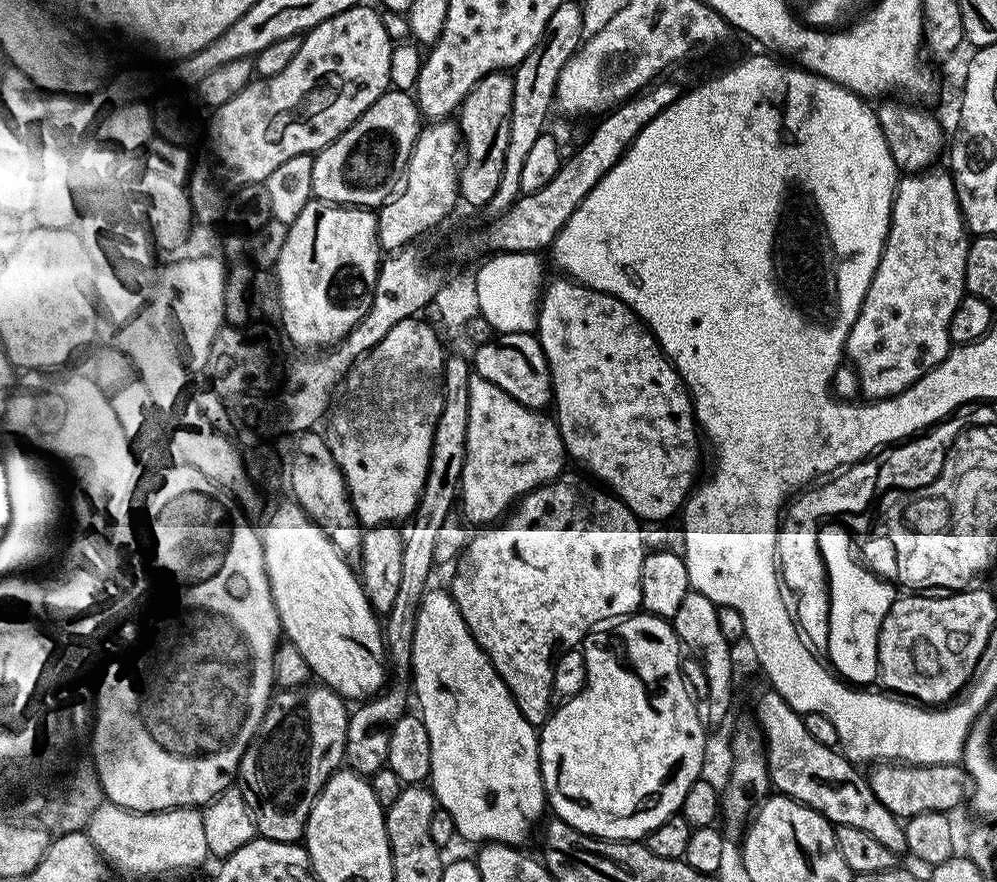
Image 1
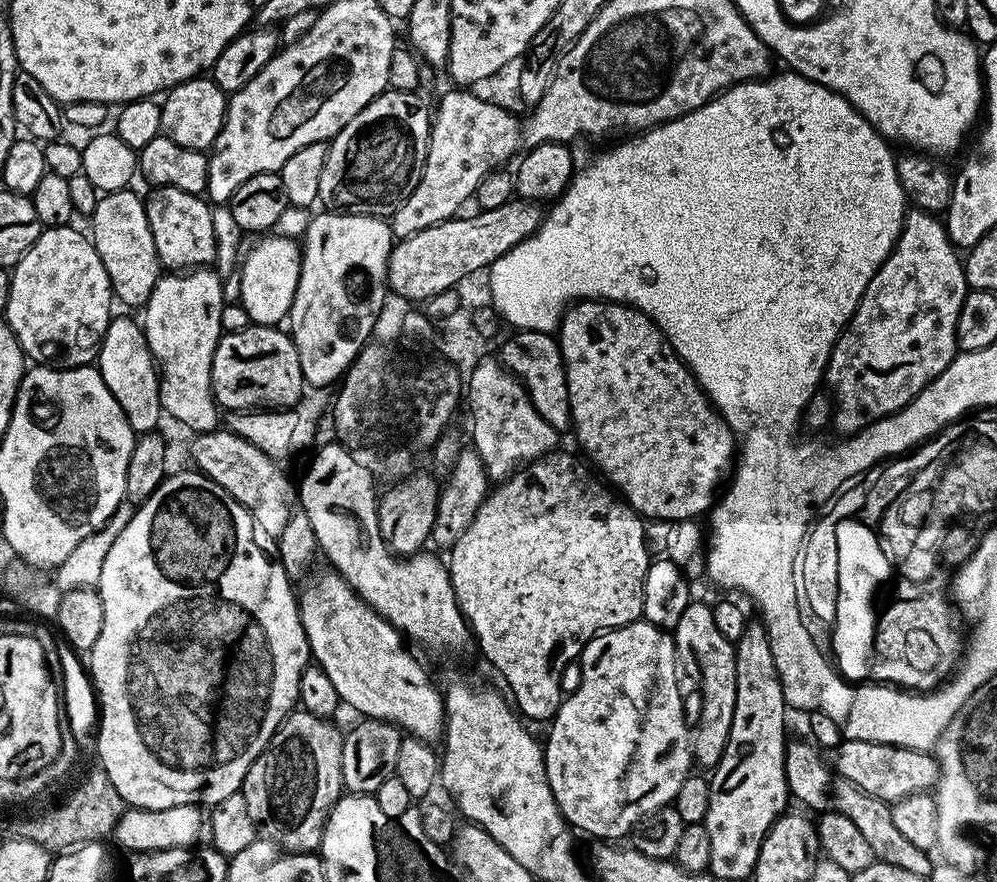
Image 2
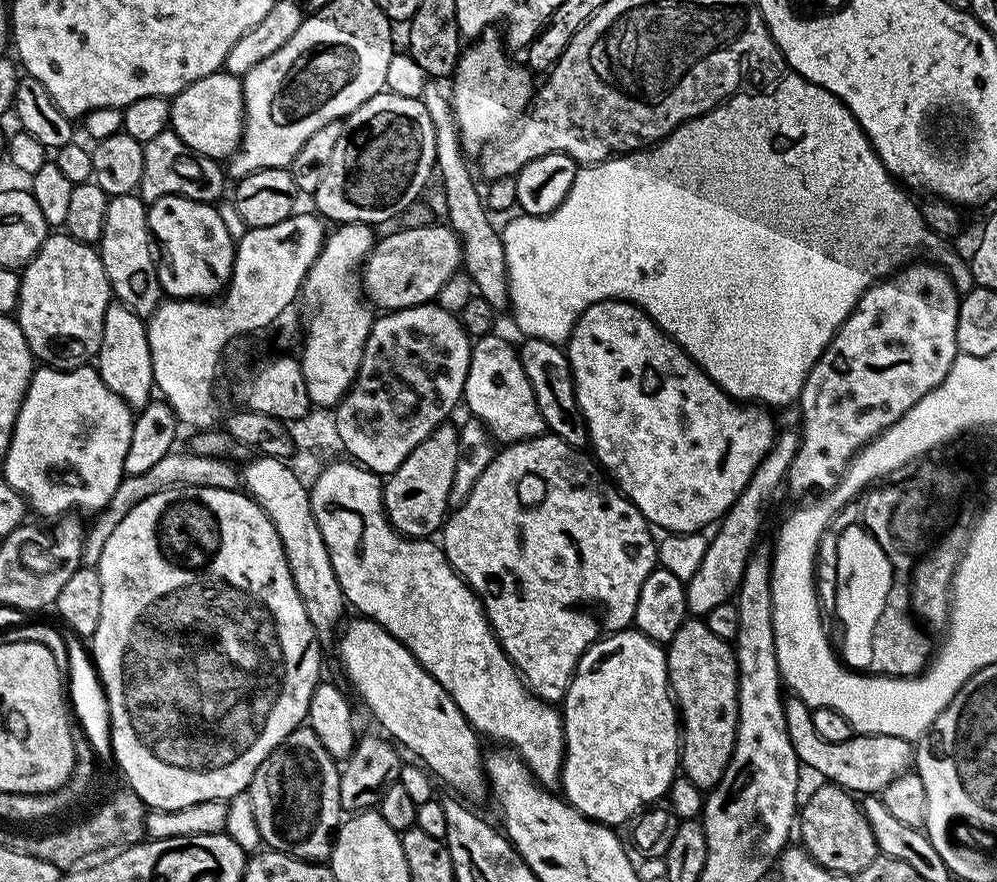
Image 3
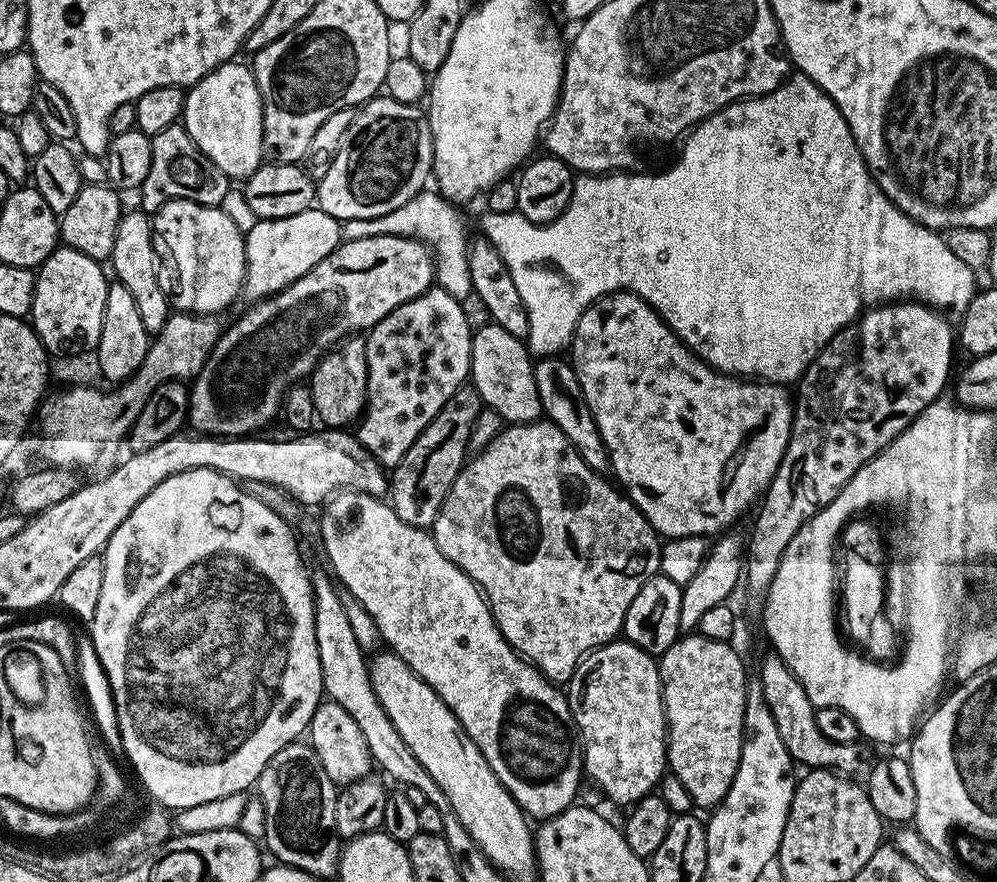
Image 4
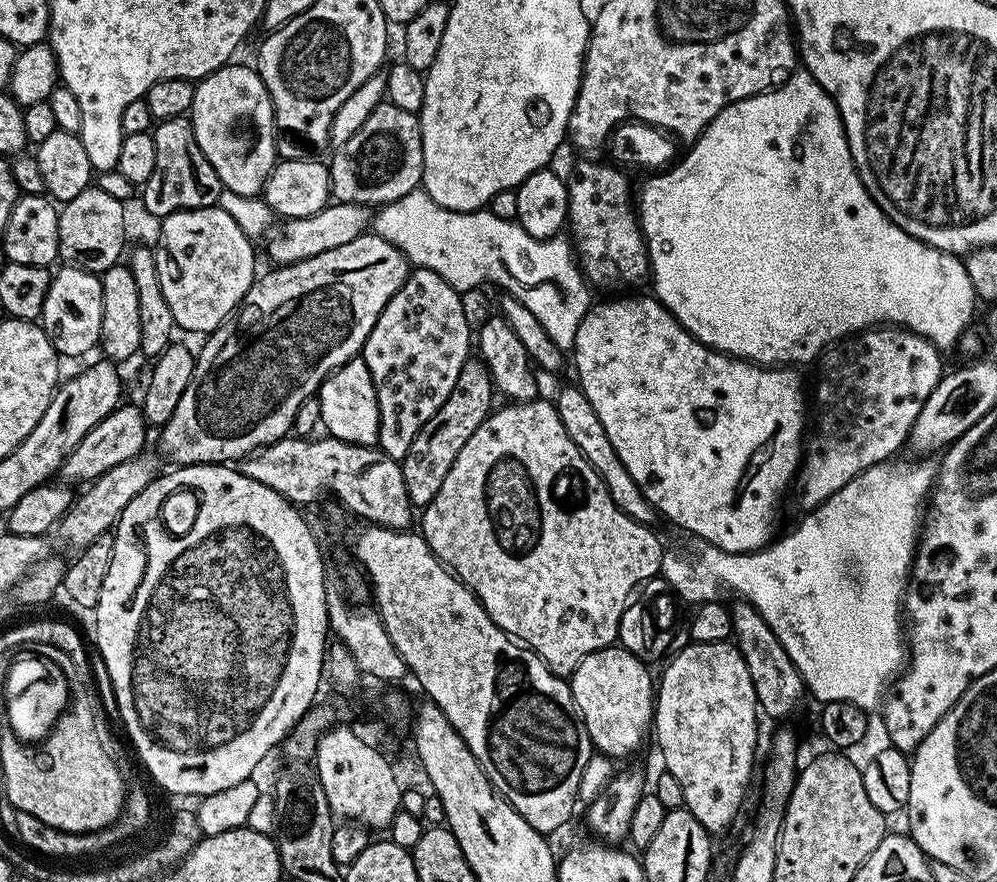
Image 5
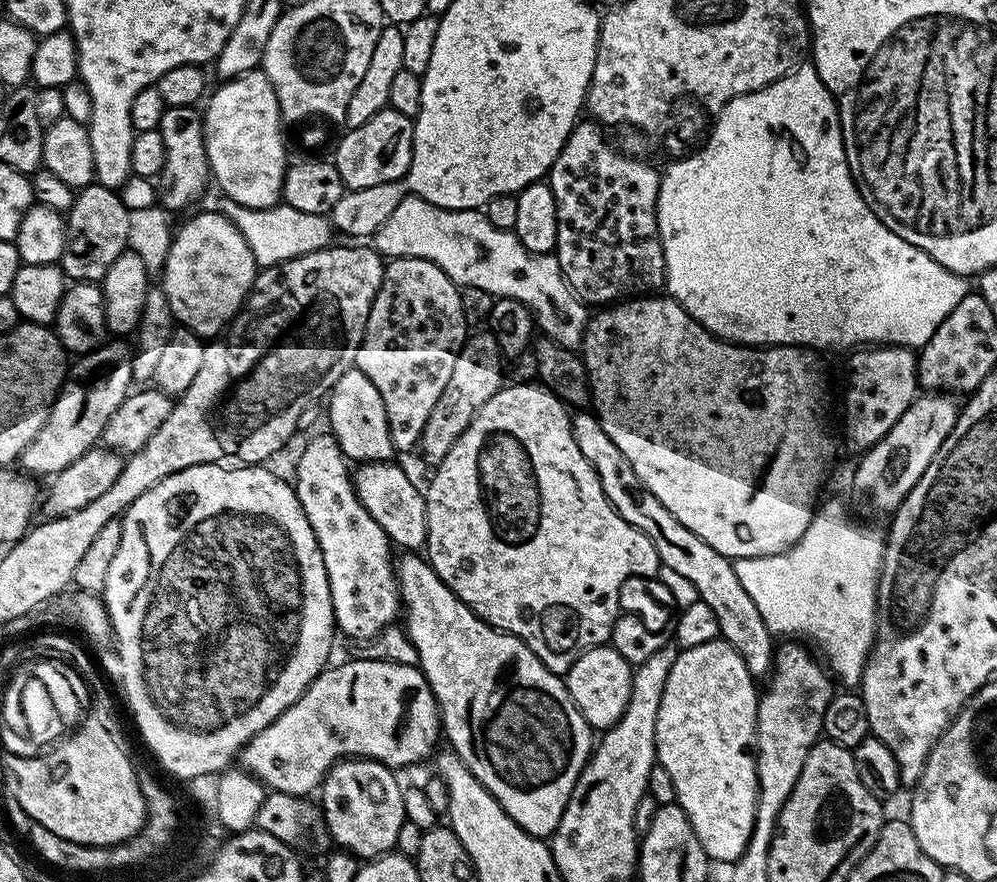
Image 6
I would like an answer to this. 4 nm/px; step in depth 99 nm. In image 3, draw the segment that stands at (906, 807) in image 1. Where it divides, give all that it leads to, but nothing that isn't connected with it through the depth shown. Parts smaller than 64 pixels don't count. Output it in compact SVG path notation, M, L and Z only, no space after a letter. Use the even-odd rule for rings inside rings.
M789 695L784 701L784 713L786 714L786 730L790 734L790 746L794 746L794 754L800 759L801 765L812 772L817 772L829 784L836 784L840 788L853 794L880 794L883 793L894 778L909 771L914 764L914 744L906 738L898 738L894 734L853 734L846 742L826 742L826 738L818 735L814 730L812 721L812 709L801 702L797 696Z

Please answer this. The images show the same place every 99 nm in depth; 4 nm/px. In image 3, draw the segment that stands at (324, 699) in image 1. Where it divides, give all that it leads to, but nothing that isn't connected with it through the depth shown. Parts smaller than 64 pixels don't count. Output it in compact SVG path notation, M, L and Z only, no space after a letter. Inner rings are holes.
M301 726L284 739L280 745L258 766L254 778L248 784L248 794L253 802L254 819L257 822L261 841L271 851L284 852L299 860L324 862L332 855L334 837L342 823L339 802L339 780L341 769L328 753L326 746L318 742L318 734L307 726Z

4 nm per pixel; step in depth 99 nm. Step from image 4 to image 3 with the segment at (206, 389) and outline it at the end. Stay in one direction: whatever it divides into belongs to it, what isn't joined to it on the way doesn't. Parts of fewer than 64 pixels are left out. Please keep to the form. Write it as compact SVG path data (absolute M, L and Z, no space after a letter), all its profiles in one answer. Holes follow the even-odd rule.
M444 222L420 224L417 228L392 232L381 240L379 237L373 243L362 265L362 292L380 310L418 306L435 301L442 286L446 286L446 282L461 268L460 238L449 225Z

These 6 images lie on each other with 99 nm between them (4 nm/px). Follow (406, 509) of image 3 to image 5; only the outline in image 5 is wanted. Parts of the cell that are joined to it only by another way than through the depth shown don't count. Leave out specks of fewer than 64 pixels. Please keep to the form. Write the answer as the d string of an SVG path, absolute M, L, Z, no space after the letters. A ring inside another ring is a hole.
M469 358L462 366L462 374L458 374L458 382L454 382L454 390L450 390L450 398L446 398L438 414L434 414L434 418L430 418L430 422L418 430L414 442L410 442L410 450L400 464L402 478L406 478L406 494L413 509L422 510L434 502L434 494L438 494L446 474L450 474L450 466L454 466L458 450L466 446L470 434L474 434L474 430L478 430L489 412L493 411L492 396L494 389L488 367L479 358Z

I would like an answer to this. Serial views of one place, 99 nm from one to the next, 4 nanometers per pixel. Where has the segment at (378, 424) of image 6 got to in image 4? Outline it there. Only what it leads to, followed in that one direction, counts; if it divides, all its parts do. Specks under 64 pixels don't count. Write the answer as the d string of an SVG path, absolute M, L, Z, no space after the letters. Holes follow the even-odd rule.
M349 338L326 352L312 371L310 387L316 415L319 423L329 429L340 430L351 420L359 421L368 403L368 363L364 345L363 339Z

